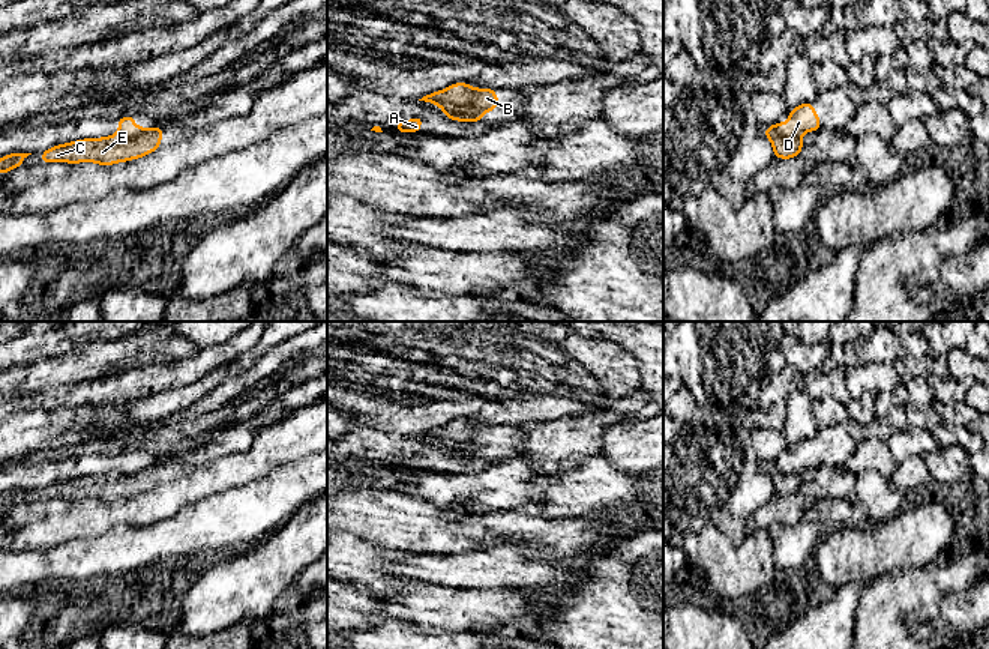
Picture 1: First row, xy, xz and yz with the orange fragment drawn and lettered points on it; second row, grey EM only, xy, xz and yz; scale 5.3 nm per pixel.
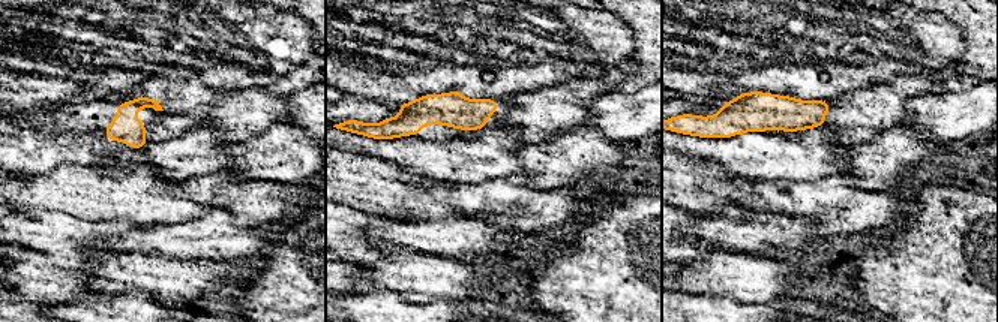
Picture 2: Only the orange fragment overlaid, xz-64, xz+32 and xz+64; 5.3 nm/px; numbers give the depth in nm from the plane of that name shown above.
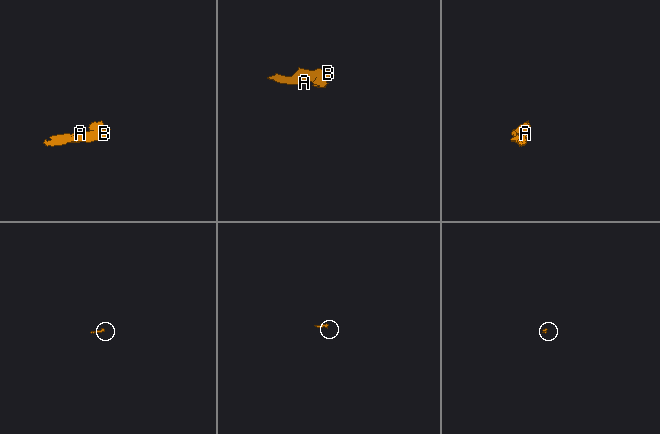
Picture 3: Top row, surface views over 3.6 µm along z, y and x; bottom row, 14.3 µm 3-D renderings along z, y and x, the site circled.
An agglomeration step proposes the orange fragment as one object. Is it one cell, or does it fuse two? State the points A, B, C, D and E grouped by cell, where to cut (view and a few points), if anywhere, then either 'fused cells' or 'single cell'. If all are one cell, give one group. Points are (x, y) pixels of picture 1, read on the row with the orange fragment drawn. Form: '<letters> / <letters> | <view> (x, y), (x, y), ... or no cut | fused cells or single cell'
A B C E / D | xz (452, 119), (465, 107), (467, 116), (473, 120) | fused cells

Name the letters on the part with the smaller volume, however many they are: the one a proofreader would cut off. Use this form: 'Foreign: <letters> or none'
Foreign: D

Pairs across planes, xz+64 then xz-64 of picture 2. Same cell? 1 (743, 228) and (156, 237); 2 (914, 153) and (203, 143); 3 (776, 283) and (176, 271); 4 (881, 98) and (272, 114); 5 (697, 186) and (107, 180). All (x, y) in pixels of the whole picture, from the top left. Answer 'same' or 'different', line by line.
1: same
2: different
3: same
4: same
5: same

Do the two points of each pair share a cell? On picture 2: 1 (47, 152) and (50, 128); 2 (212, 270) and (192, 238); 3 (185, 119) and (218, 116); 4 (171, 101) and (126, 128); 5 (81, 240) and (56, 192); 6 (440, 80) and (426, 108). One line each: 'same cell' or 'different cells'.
1: same cell
2: different cells
3: different cells
4: different cells
5: different cells
6: different cells

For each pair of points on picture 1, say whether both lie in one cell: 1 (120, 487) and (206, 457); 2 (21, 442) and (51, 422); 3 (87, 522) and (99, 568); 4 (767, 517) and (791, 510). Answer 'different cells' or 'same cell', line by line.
1: same cell
2: same cell
3: different cells
4: same cell

